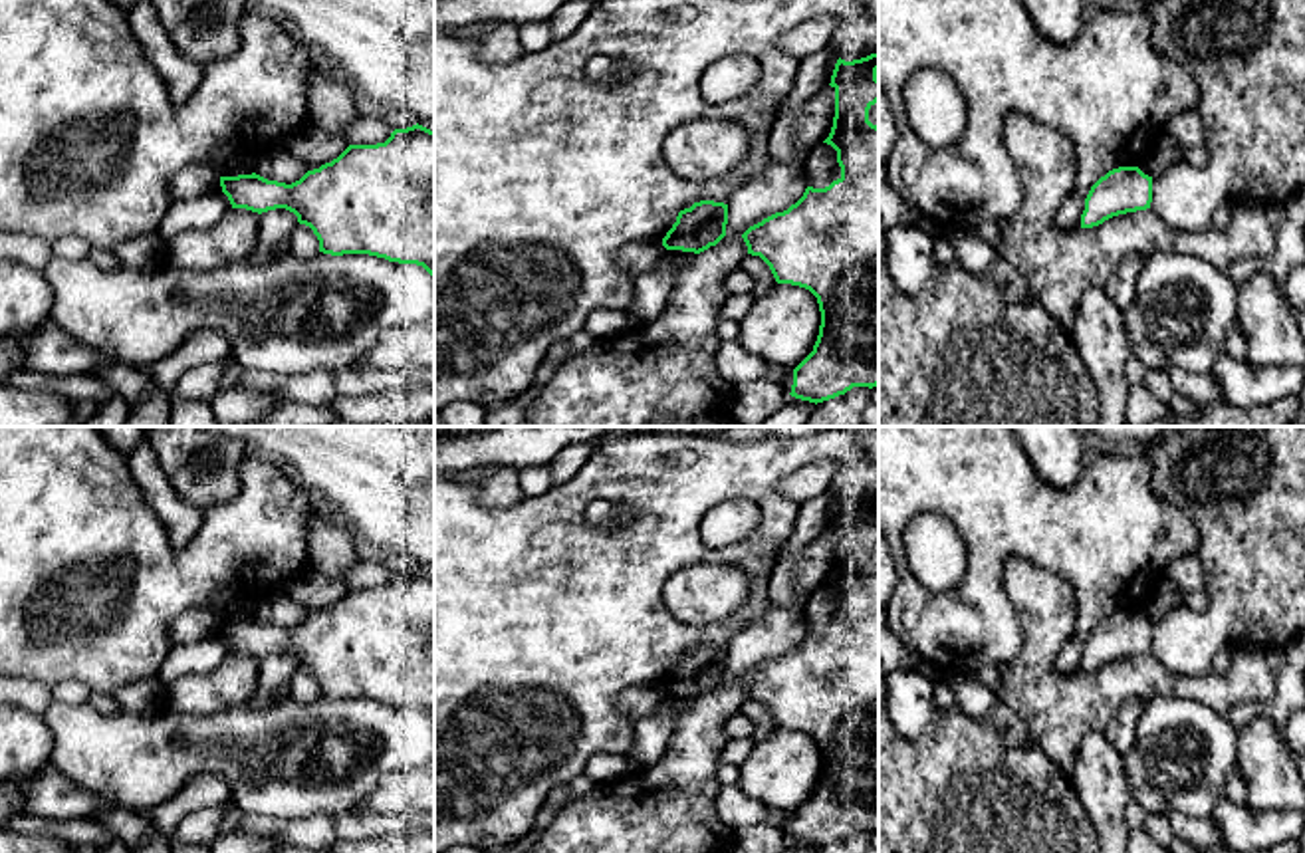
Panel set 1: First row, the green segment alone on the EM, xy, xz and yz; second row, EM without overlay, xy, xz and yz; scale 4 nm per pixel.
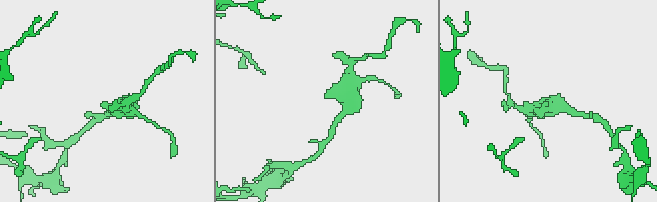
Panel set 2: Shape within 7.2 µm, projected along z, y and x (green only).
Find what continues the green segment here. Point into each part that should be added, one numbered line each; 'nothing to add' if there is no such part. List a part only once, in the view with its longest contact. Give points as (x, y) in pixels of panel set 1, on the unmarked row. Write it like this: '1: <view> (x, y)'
nothing to add

